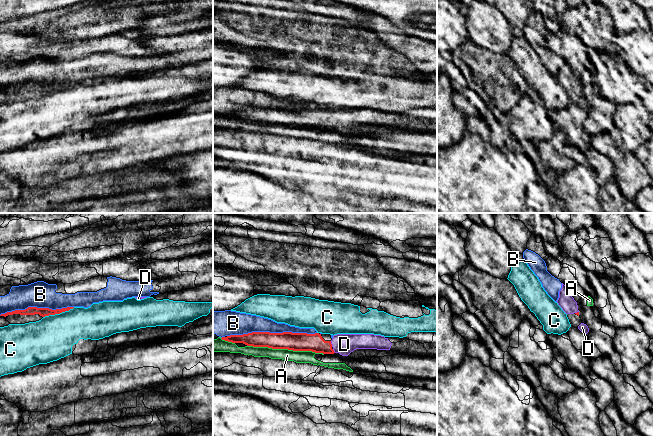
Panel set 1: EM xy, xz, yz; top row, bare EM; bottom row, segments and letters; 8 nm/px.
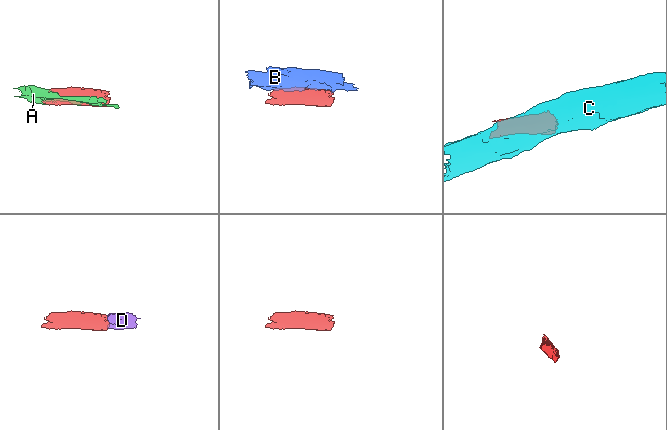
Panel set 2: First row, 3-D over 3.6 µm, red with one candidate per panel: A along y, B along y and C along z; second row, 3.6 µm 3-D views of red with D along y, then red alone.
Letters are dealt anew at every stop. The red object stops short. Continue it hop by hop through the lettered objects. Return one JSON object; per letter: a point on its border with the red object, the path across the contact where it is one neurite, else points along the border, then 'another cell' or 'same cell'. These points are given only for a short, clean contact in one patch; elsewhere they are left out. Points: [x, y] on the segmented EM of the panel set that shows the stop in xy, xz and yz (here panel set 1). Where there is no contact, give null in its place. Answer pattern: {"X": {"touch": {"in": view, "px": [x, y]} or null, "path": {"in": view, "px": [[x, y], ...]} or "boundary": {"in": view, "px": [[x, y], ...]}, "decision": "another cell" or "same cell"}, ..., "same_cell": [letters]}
{"A": {"touch": {"in": "xz", "px": [285, 348]}, "decision": "same cell"}, "B": {"touch": {"in": "xz", "px": [271, 333]}, "decision": "another cell"}, "C": {"touch": {"in": "xy", "px": [58, 313]}, "decision": "another cell"}, "D": {"touch": {"in": "xz", "px": [331, 344]}, "path": {"in": "xz", "px": [[300, 341], [331, 344], [344, 344]]}, "decision": "same cell"}, "same_cell": ["A", "D"]}

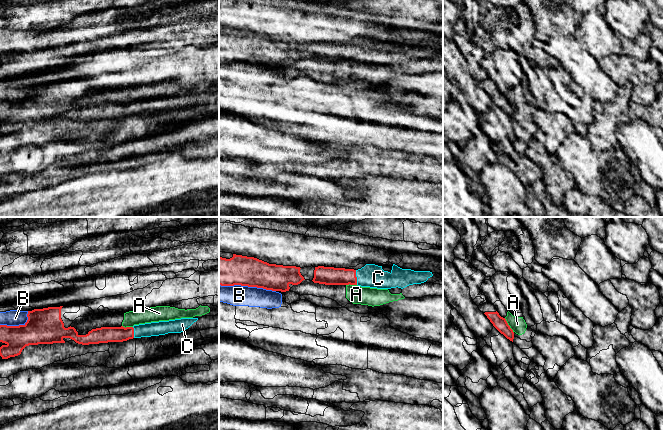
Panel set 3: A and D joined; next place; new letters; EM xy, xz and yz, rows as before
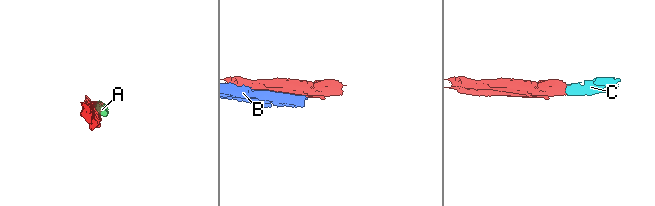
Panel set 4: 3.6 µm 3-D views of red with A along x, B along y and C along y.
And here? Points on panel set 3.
{"A": {"touch": {"in": "yz", "px": [508, 325]}, "boundary": {"in": "yz", "px": [[504, 318], [513, 332]]}, "decision": "another cell"}, "B": {"touch": {"in": "xz", "px": [247, 285]}, "decision": "another cell"}, "C": {"touch": {"in": "xz", "px": [356, 277]}, "path": {"in": "xz", "px": [[325, 275], [356, 277], [371, 275]]}, "decision": "same cell"}, "same_cell": ["C"]}

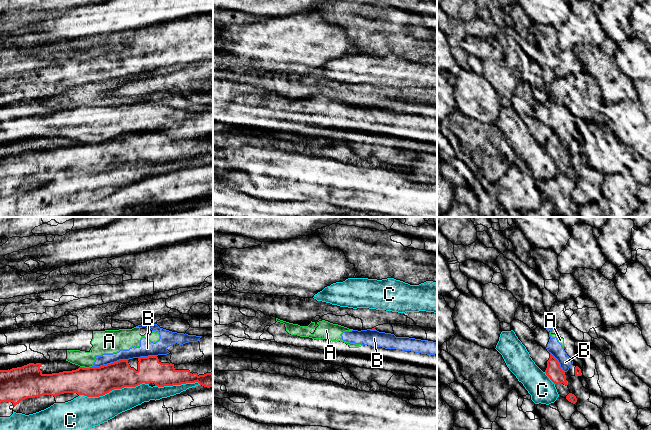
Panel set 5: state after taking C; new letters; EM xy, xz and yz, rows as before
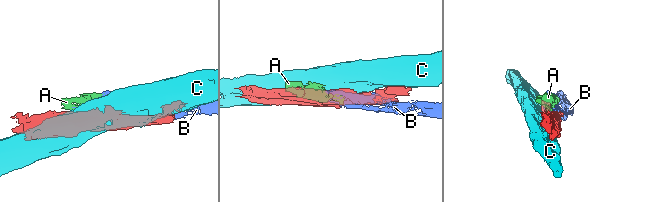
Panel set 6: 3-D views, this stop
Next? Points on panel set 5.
{"A": {"touch": {"in": "xy", "px": [89, 367]}, "boundary": {"in": "xy", "px": [[91, 366], [85, 368]]}, "decision": "another cell"}, "B": {"touch": {"in": "xy", "px": [110, 363]}, "boundary": {"in": "xy", "px": [[127, 359], [119, 359], [92, 367]]}, "decision": "another cell"}, "C": {"touch": {"in": "xy", "px": [113, 389]}, "decision": "another cell"}, "same_cell": []}

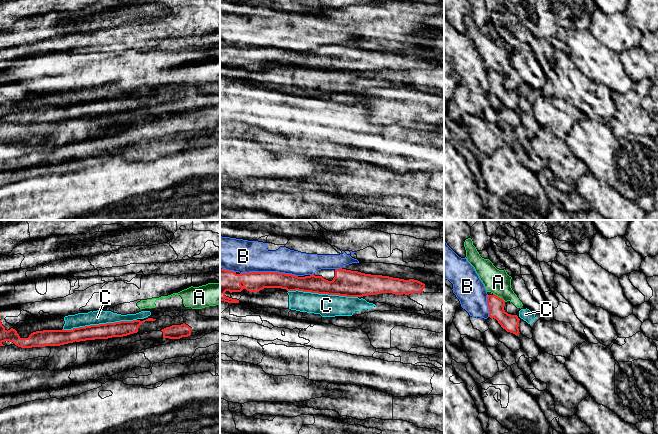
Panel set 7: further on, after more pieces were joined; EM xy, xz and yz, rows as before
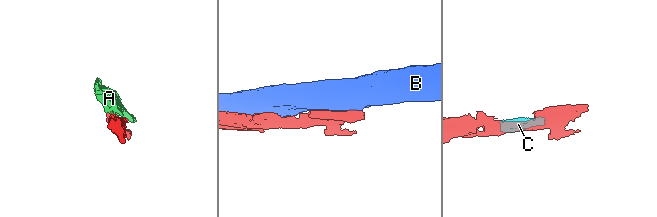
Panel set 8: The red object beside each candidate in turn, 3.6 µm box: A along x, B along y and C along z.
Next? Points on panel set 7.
{"A": {"touch": {"in": "yz", "px": [499, 297]}, "decision": "another cell"}, "B": {"touch": {"in": "xz", "px": [269, 272]}, "decision": "another cell"}, "C": {"touch": {"in": "xy", "px": [99, 324]}, "boundary": {"in": "xy", "px": [[136, 319], [63, 329]]}, "decision": "another cell"}, "same_cell": []}

